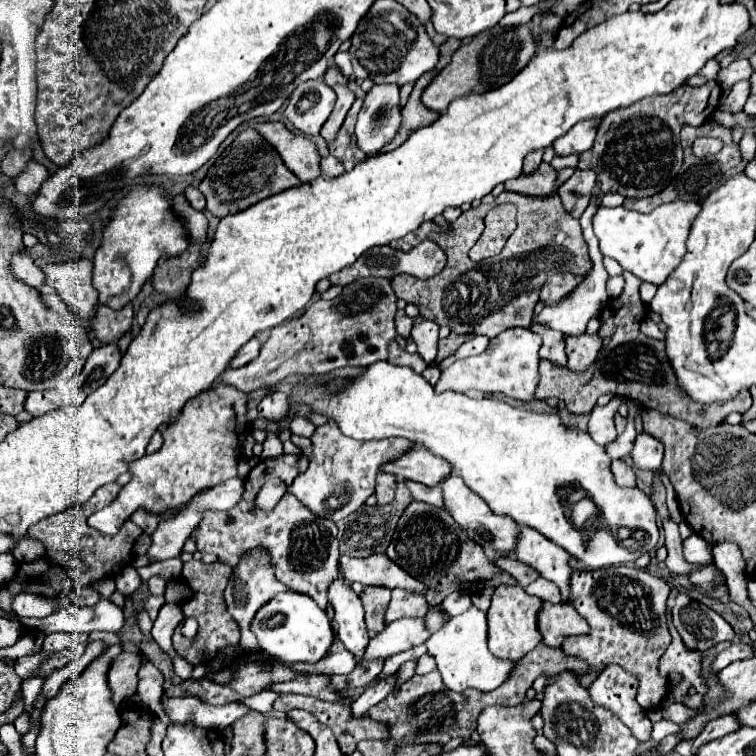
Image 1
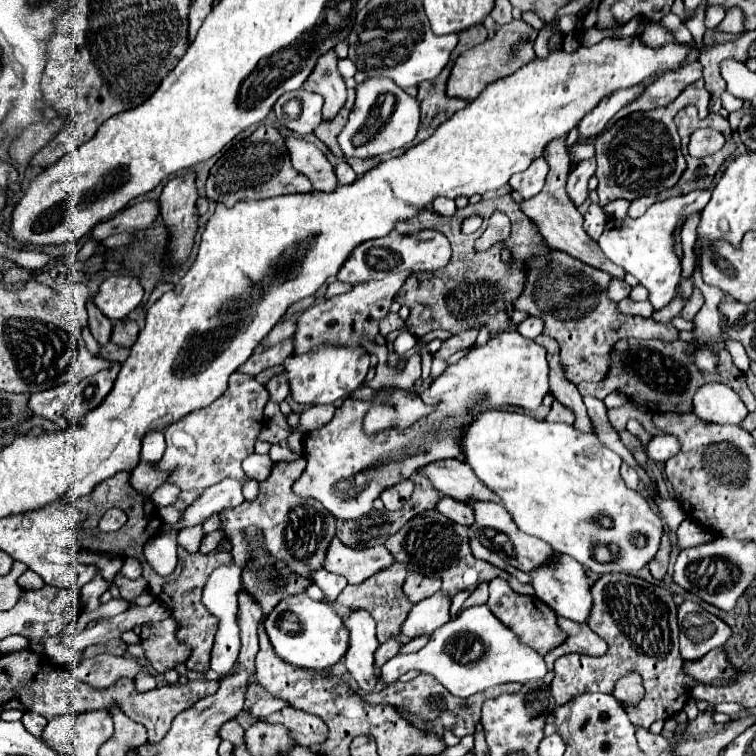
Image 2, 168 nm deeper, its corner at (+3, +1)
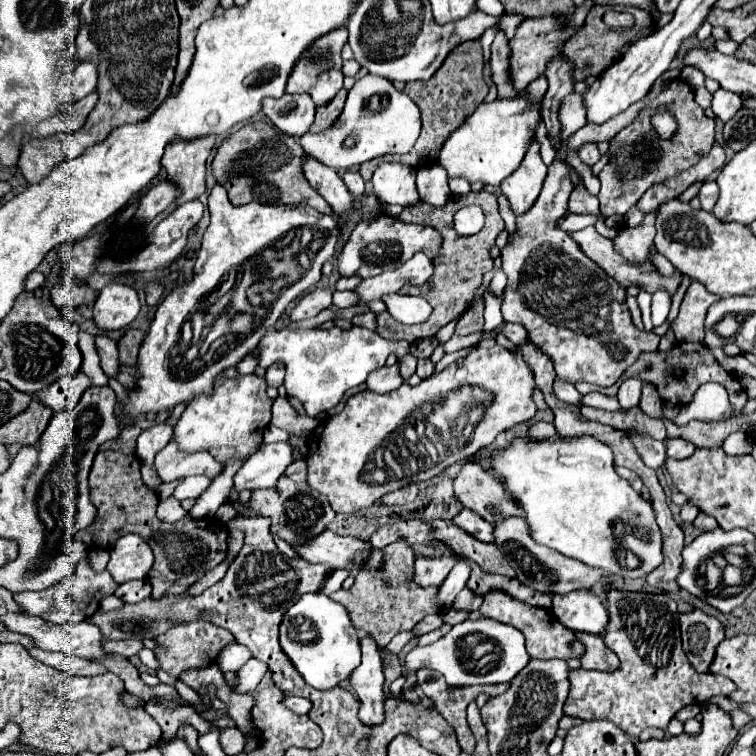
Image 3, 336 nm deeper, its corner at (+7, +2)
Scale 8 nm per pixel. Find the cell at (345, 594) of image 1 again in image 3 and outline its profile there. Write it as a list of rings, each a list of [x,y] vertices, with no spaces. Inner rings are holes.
[[[373,636],[361,638],[361,664],[353,670],[353,676],[349,676],[349,682],[353,690],[357,692],[357,698],[363,702],[359,710],[359,718],[363,724],[379,724],[383,720],[383,668],[381,668],[381,656],[379,648],[373,640]]]

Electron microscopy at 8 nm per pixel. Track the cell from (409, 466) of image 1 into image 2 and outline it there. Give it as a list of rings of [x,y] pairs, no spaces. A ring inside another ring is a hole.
[[[445,459],[435,461],[421,469],[423,475],[429,477],[429,481],[447,497],[453,497],[463,503],[471,501],[495,501],[501,503],[501,499],[485,487],[473,473],[473,469],[459,459]]]

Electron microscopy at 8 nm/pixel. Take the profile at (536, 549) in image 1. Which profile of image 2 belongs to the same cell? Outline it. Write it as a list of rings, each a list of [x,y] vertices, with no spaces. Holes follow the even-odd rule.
[[[561,555],[561,565],[557,565],[557,569],[541,569],[541,571],[537,569],[537,573],[531,573],[531,577],[535,595],[543,603],[547,603],[559,617],[571,619],[575,623],[587,623],[593,607],[593,597],[591,597],[591,581],[581,563]]]

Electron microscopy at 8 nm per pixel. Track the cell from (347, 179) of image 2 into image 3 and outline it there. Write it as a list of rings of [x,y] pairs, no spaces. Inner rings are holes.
[[[355,170],[345,172],[345,174],[343,174],[343,182],[345,182],[345,186],[349,188],[349,192],[351,192],[353,196],[361,196],[361,194],[365,192],[365,182],[363,182],[361,174],[355,172]]]

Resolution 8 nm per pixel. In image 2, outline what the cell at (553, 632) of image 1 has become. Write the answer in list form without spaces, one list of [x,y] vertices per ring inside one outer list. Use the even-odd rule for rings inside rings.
[[[559,617],[557,623],[561,625],[561,629],[565,629],[565,633],[569,633],[569,641],[565,641],[565,645],[559,645],[557,649],[549,651],[545,655],[545,663],[549,667],[549,675],[545,677],[545,681],[551,681],[551,671],[553,671],[553,663],[561,657],[561,655],[569,655],[569,653],[581,653],[581,655],[591,655],[591,657],[601,657],[607,653],[607,643],[601,641],[601,637],[597,637],[587,625],[577,625],[575,621],[565,621],[565,617]]]

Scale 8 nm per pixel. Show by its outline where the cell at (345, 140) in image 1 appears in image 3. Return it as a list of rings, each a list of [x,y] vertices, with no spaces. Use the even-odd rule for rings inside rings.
[[[341,88],[337,92],[337,96],[329,102],[329,104],[323,104],[317,108],[317,116],[315,116],[315,122],[311,126],[311,134],[319,134],[327,128],[331,128],[335,124],[335,120],[339,118],[339,114],[343,112],[343,106],[345,106],[345,98],[347,98],[347,90]]]

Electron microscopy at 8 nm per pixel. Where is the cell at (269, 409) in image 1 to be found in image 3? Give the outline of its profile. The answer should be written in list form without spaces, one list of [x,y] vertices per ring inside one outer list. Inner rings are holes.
[[[273,364],[273,366],[267,368],[267,376],[265,376],[265,380],[267,380],[269,386],[279,388],[279,386],[283,386],[283,376],[285,376],[285,368],[283,368],[283,364]]]

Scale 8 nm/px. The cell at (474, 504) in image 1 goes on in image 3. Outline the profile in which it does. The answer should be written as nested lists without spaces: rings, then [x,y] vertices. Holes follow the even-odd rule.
[[[509,516],[505,520],[499,520],[497,524],[493,524],[495,528],[495,536],[493,536],[493,544],[505,554],[507,562],[511,564],[511,568],[515,568],[517,578],[535,588],[537,592],[545,592],[545,594],[567,594],[571,590],[579,590],[579,588],[593,588],[597,582],[603,586],[603,590],[609,586],[605,574],[599,568],[589,568],[579,560],[567,558],[559,552],[553,552],[551,548],[545,548],[537,542],[531,540],[529,530],[527,530],[527,522],[519,516]]]

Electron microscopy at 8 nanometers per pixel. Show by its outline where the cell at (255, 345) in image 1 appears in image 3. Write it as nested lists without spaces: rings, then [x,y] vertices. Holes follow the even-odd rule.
[[[315,290],[311,294],[307,294],[305,298],[301,298],[297,302],[297,306],[293,308],[293,322],[305,320],[305,318],[313,318],[317,316],[323,308],[331,306],[331,290]]]

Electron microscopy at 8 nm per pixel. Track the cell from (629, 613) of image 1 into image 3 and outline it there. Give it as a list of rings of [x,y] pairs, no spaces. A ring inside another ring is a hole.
[[[609,588],[607,596],[607,612],[609,612],[609,628],[603,632],[605,644],[619,656],[621,664],[613,672],[595,672],[595,670],[569,670],[569,696],[565,700],[565,714],[573,718],[589,720],[593,716],[607,716],[629,736],[639,736],[645,728],[667,728],[669,720],[687,704],[701,704],[715,694],[729,694],[733,688],[733,680],[717,674],[701,674],[697,672],[683,648],[679,636],[679,612],[677,604],[669,594],[647,594],[647,592],[627,592]]]

